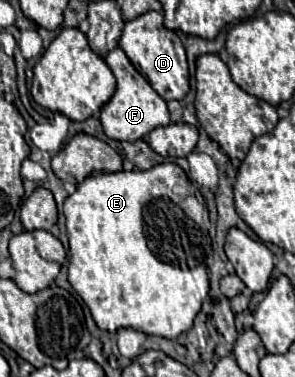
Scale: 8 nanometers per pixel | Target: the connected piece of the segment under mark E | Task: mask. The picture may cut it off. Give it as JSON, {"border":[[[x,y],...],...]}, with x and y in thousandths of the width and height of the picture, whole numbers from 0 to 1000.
{"border":[[[553,430],[553,435],[532,435],[525,446],[498,446],[498,451],[451,446],[444,456],[431,456],[431,451],[315,456],[281,483],[261,488],[261,504],[241,520],[227,520],[214,557],[220,557],[220,578],[227,578],[227,626],[234,626],[234,668],[241,668],[234,753],[261,769],[261,780],[302,812],[302,822],[308,822],[308,833],[315,833],[315,844],[322,844],[322,854],[342,875],[397,881],[403,870],[437,865],[437,870],[458,870],[485,886],[600,897],[614,881],[641,875],[654,865],[654,844],[681,822],[681,801],[708,775],[708,737],[702,737],[702,700],[695,700],[695,663],[688,663],[688,637],[702,626],[695,589],[688,589],[695,546],[641,515],[641,472],[600,435]]]}

